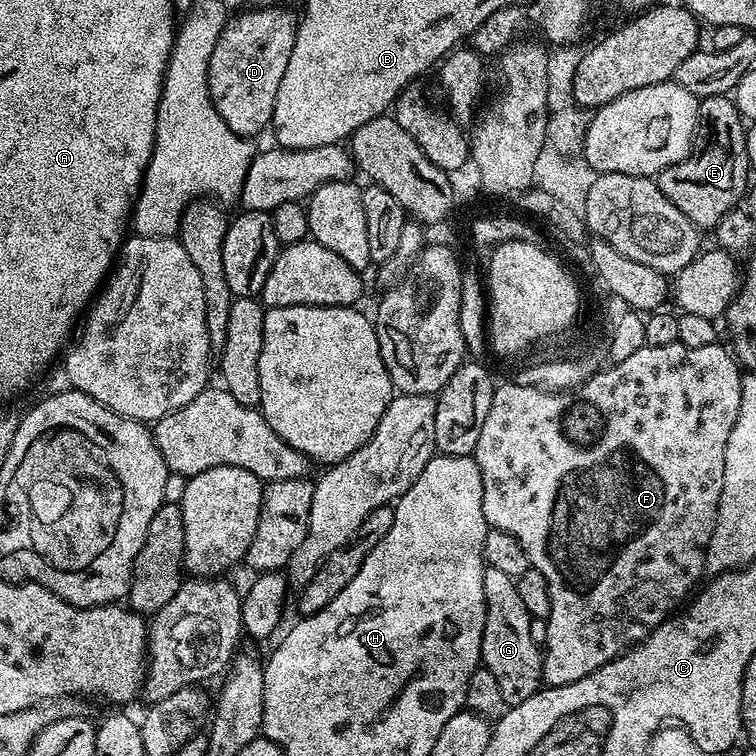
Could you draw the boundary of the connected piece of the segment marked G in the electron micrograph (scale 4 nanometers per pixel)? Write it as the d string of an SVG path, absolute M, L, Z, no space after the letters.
M485 567L484 570L484 601L486 602L486 622L482 630L482 646L480 647L480 658L483 667L498 678L498 687L502 689L502 698L505 705L511 706L526 702L535 692L539 692L544 679L544 658L541 645L536 644L530 638L530 622L532 615L526 610L522 603L522 597L518 594L518 586L510 574L502 574L502 570L494 570Z

